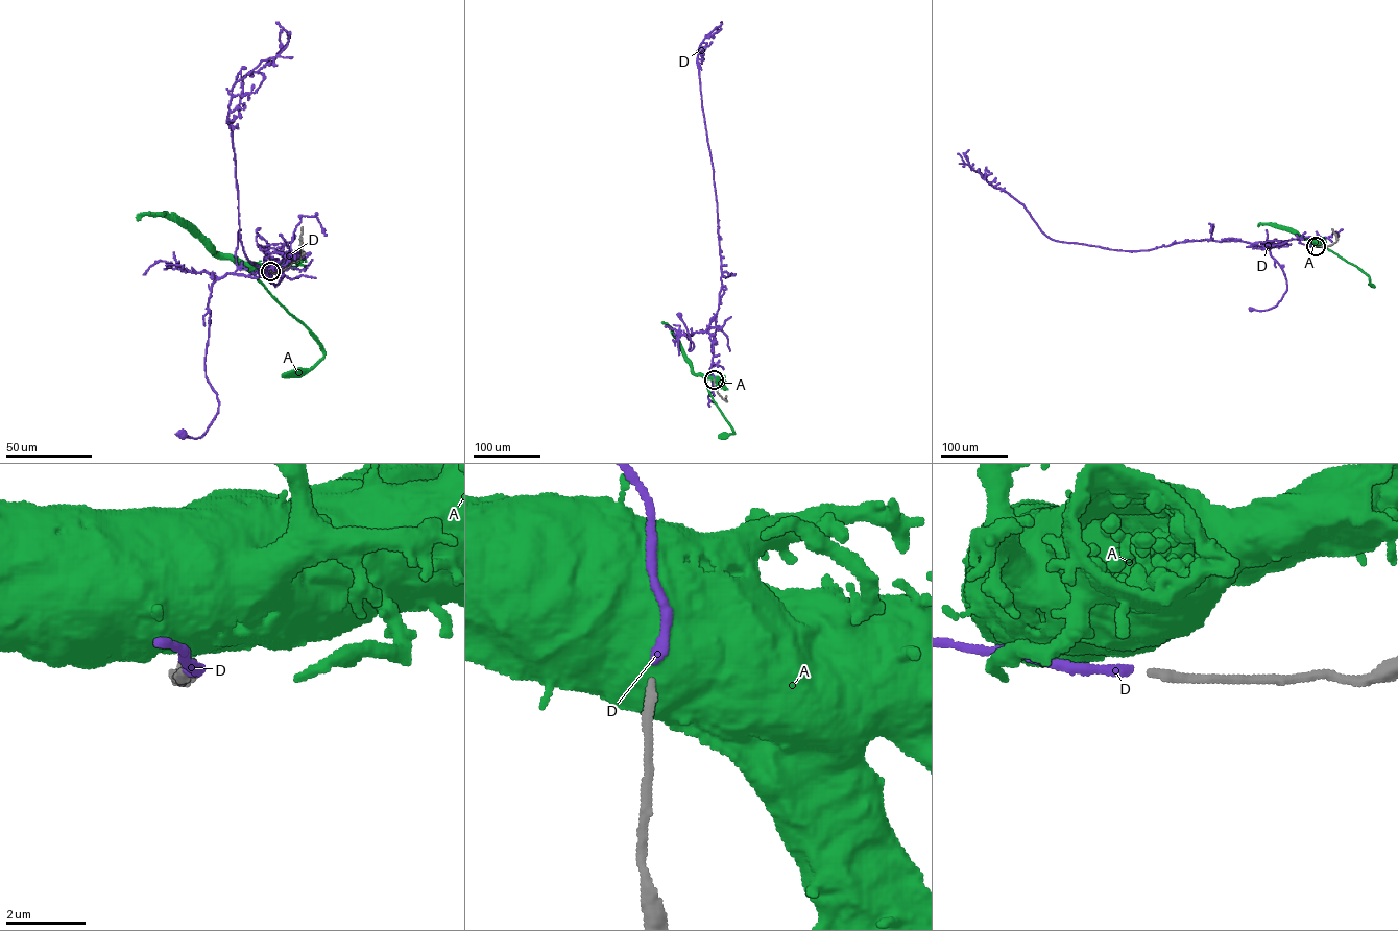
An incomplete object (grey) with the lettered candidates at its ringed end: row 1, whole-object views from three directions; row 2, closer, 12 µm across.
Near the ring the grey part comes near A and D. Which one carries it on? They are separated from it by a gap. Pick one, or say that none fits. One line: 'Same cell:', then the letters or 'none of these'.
Same cell: D

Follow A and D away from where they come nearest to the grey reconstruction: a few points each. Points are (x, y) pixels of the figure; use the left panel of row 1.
A: (270, 270), (245, 264)
D: (270, 271), (267, 252), (275, 261), (260, 276), (212, 285), (205, 368), (217, 413), (199, 437), (182, 433)

